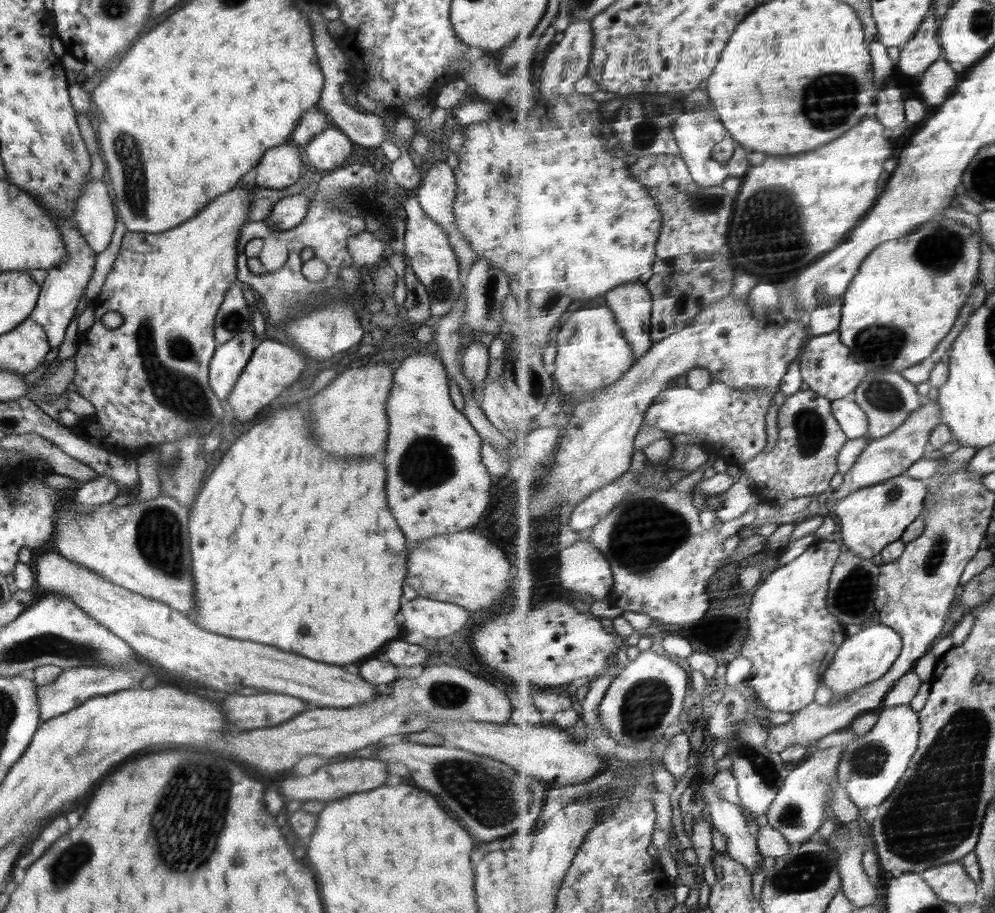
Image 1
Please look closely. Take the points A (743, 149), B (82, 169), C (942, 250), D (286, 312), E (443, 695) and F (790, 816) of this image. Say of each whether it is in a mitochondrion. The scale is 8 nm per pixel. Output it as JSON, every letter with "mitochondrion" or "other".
{"A":"other","B":"other","C":"mitochondrion","D":"other","E":"mitochondrion","F":"mitochondrion"}

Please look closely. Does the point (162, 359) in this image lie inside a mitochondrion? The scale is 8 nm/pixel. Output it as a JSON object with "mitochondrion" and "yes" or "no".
{"mitochondrion":"yes"}

